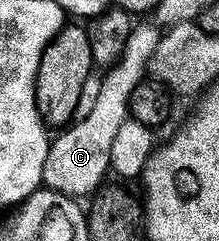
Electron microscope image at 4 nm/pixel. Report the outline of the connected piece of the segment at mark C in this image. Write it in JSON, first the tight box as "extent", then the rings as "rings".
{"extent":[42,22,161,198],"rings":[[[140,22],[135,25],[128,36],[128,41],[125,42],[118,63],[108,68],[103,75],[100,95],[91,114],[63,129],[57,135],[59,137],[56,136],[51,141],[42,175],[42,183],[45,187],[64,193],[66,196],[83,198],[82,196],[88,193],[91,195],[100,186],[98,184],[104,174],[109,173],[113,139],[129,117],[131,94],[145,79],[149,71],[150,58],[156,50],[160,36],[161,31],[153,23]]]}

